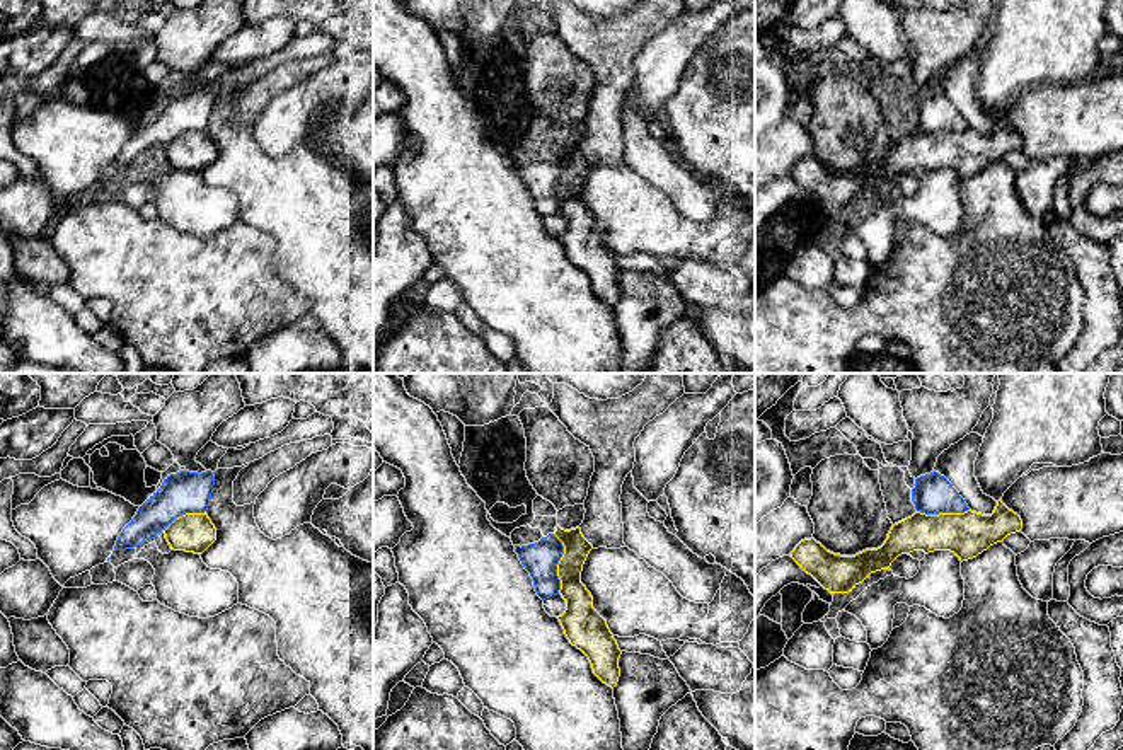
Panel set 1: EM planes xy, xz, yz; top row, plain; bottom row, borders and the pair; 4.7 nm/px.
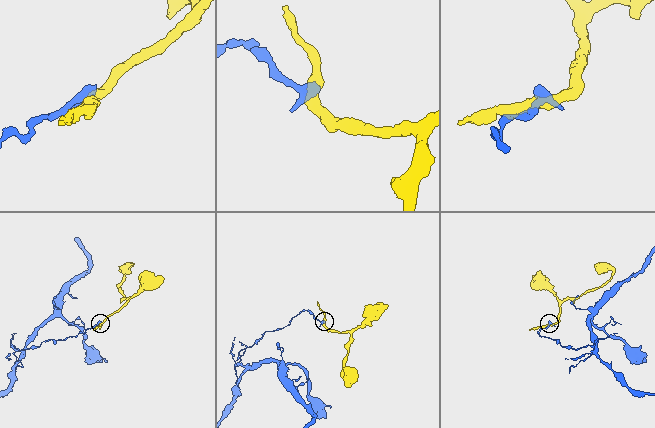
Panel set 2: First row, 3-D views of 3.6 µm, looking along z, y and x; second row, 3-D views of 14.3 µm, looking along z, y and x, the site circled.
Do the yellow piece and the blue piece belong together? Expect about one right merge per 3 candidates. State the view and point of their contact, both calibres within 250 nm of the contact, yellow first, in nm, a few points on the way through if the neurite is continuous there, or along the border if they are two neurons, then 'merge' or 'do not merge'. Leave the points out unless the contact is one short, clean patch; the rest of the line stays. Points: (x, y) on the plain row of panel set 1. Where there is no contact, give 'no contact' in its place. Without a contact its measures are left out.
xz (559, 181) | 130/170 nm | along xz (552, 152), (563, 164), (563, 174), (558, 183), (559, 210) | do not merge

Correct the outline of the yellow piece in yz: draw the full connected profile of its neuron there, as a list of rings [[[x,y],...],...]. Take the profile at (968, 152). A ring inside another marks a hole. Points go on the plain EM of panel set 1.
[[[999,118],[992,133],[915,130],[891,145],[881,165],[855,174],[833,172],[811,155],[801,159],[791,176],[830,211],[849,211],[871,191],[890,188],[901,172],[951,169],[963,181],[1021,147],[1021,135]]]

